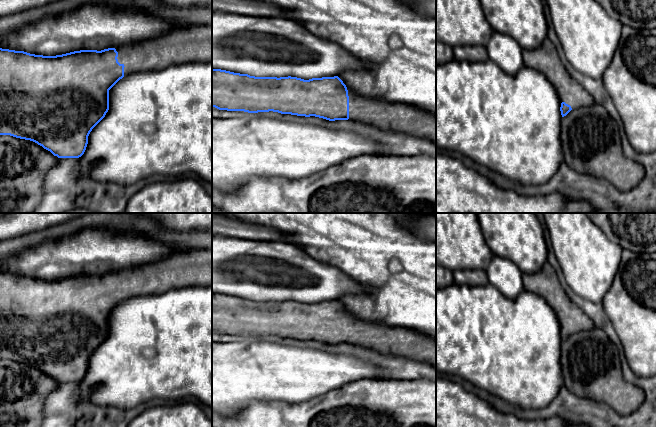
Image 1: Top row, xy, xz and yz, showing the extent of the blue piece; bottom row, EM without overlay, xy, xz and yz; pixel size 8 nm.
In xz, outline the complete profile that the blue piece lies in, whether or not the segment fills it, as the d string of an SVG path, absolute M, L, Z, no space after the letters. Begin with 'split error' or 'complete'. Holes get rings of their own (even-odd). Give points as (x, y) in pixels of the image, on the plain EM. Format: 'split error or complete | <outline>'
split error | M212 292L212 331L248 337L278 336L297 340L315 340L329 345L350 344L428 363L436 368L436 340L403 326L363 320L346 311L338 301L304 304L297 301L255 301Z

